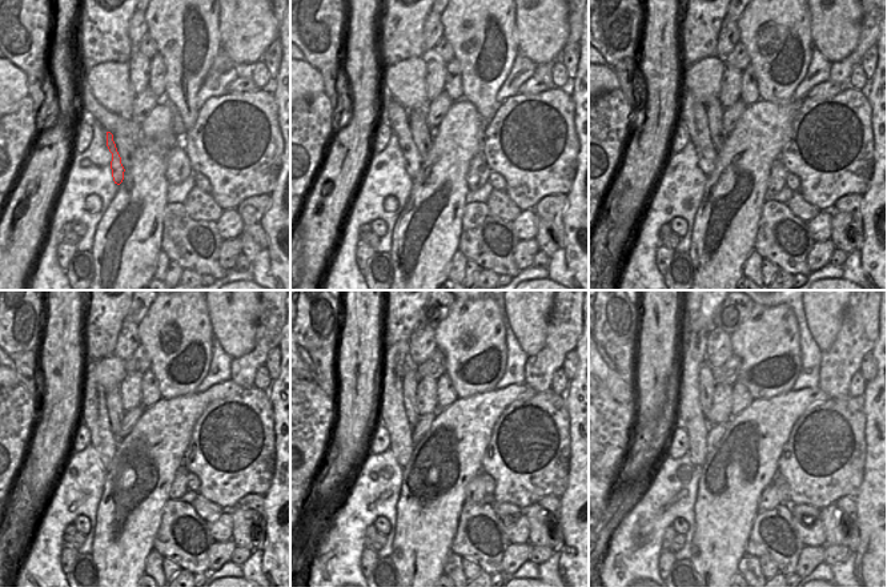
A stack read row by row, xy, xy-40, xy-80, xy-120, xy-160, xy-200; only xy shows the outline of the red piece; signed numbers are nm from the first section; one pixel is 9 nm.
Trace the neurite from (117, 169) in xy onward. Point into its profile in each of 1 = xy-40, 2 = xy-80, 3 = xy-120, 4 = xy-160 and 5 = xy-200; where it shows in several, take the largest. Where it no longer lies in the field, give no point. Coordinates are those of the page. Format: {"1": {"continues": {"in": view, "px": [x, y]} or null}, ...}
{"1": {"continues": {"in": "xy-40", "px": [396, 115]}}, "2": {"continues": {"in": "xy-80", "px": [693, 115]}}, "3": {"continues": {"in": "xy-120", "px": [93, 413]}}, "4": {"continues": {"in": "xy-160", "px": [392, 414]}}, "5": {"continues": {"in": "xy-200", "px": [694, 344]}}}

